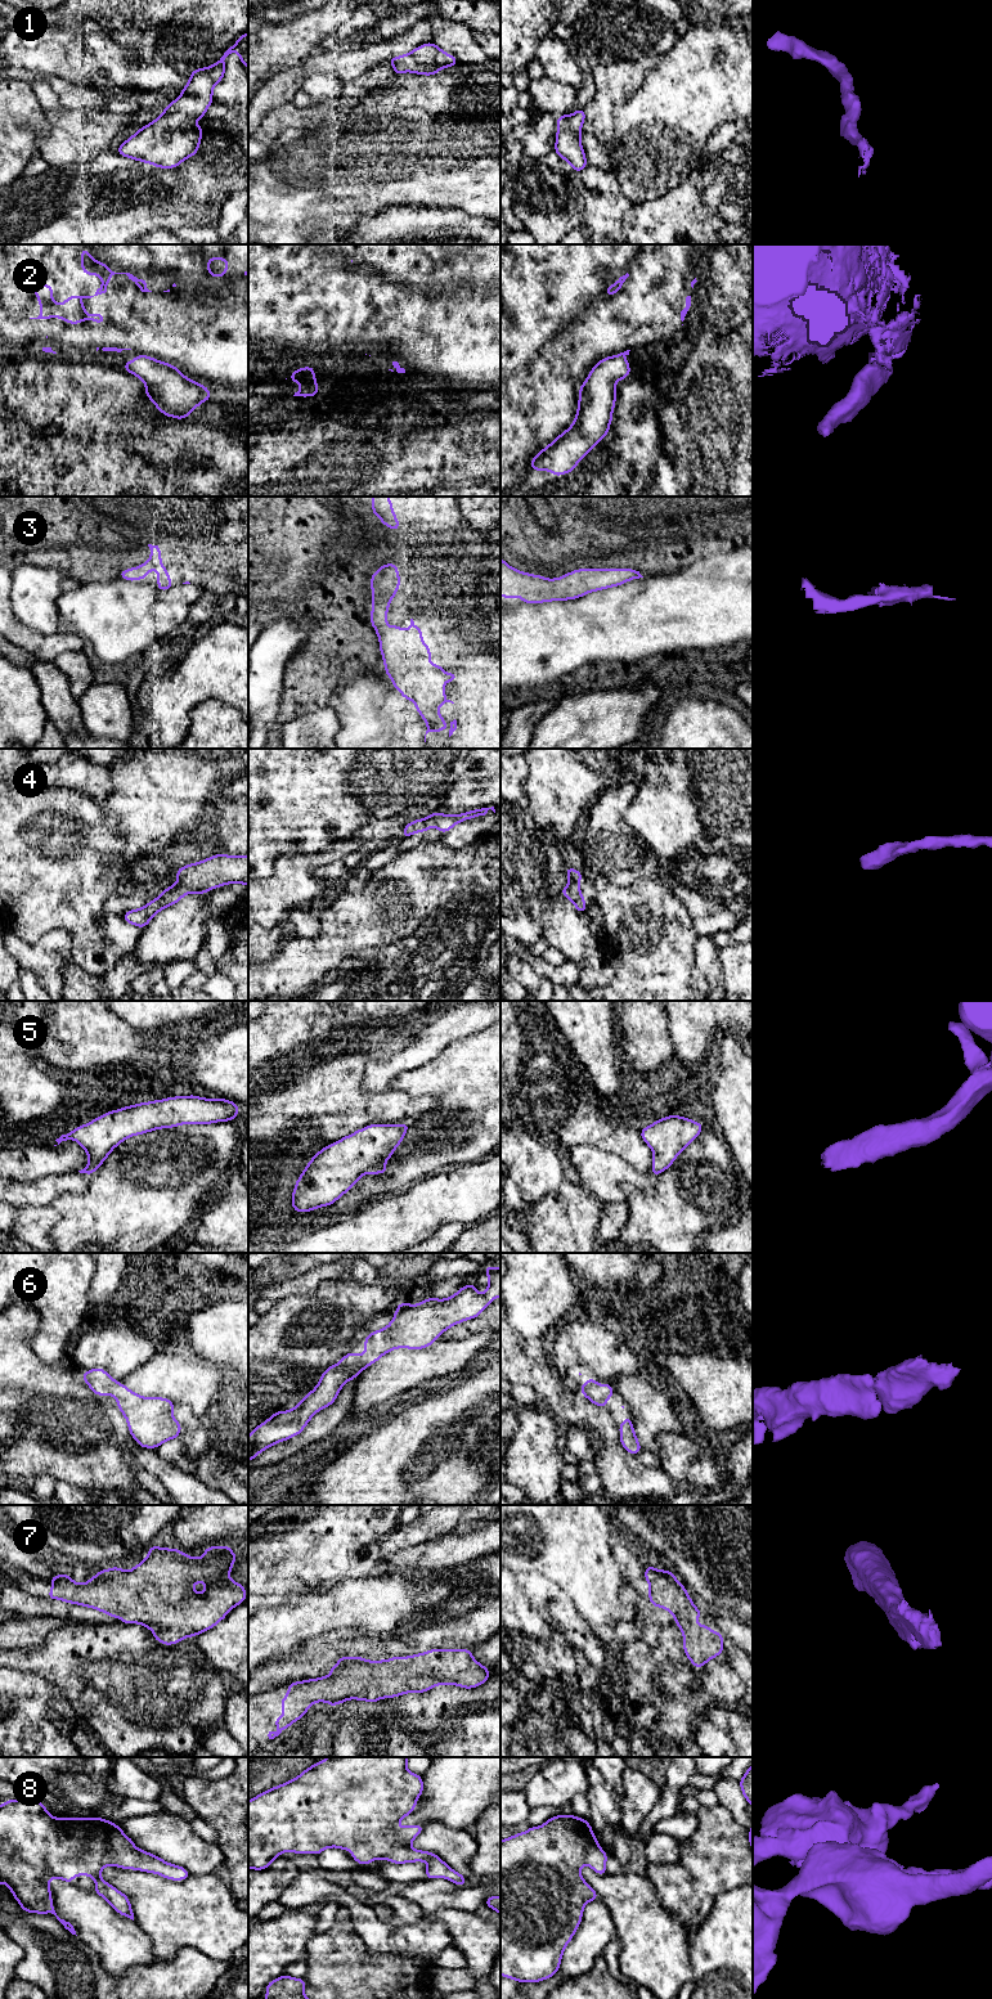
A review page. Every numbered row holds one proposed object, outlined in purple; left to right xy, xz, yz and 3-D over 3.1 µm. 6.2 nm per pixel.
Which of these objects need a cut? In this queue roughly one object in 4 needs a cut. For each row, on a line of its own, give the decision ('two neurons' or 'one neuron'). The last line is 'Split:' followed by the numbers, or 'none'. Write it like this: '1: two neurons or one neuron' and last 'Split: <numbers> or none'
1: one neuron
2: two neurons
3: one neuron
4: one neuron
5: one neuron
6: one neuron
7: one neuron
8: one neuron
Split: 2

